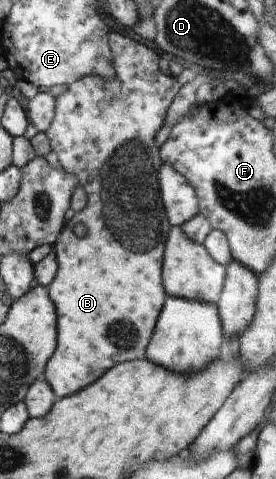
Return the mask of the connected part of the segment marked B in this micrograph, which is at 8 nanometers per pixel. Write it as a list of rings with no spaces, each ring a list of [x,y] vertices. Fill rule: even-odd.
[[[110,32],[109,46],[111,47],[115,67],[115,77],[106,80],[100,76],[86,76],[68,85],[68,91],[55,99],[55,116],[46,131],[51,149],[58,155],[60,165],[64,170],[73,174],[77,179],[77,185],[82,187],[87,195],[87,204],[84,206],[84,209],[77,211],[72,219],[66,221],[58,239],[55,241],[54,245],[52,245],[56,252],[59,266],[58,275],[56,275],[56,279],[50,282],[47,290],[50,299],[54,302],[56,315],[58,316],[57,346],[52,357],[47,361],[45,379],[51,385],[56,399],[79,392],[81,389],[89,386],[93,381],[96,381],[104,372],[113,368],[116,364],[144,358],[147,345],[154,333],[158,316],[162,311],[167,296],[163,286],[161,269],[163,266],[165,243],[172,225],[167,219],[163,199],[160,199],[159,169],[163,161],[159,156],[160,146],[155,139],[159,134],[160,128],[164,125],[169,105],[172,103],[172,100],[175,98],[175,95],[182,85],[175,76],[166,75],[160,70],[160,66],[158,66],[158,61],[160,61],[161,58],[160,53],[151,50],[146,45],[136,42],[130,37]],[[78,223],[86,225],[88,233],[86,233],[85,237],[78,237],[74,232],[74,227],[76,227]]]

